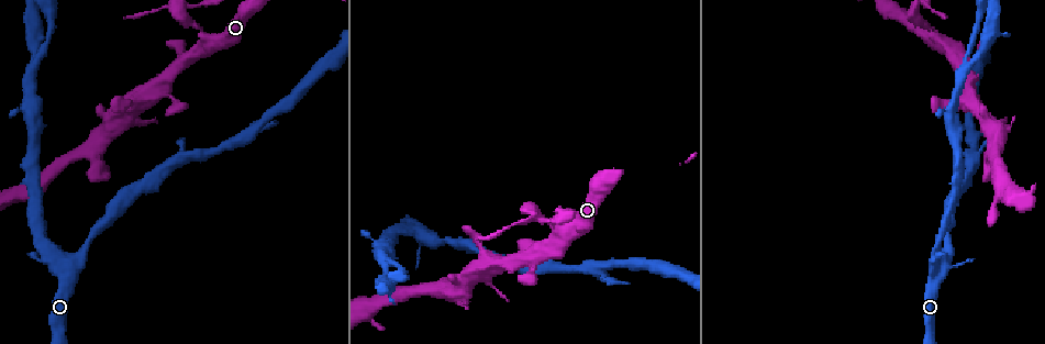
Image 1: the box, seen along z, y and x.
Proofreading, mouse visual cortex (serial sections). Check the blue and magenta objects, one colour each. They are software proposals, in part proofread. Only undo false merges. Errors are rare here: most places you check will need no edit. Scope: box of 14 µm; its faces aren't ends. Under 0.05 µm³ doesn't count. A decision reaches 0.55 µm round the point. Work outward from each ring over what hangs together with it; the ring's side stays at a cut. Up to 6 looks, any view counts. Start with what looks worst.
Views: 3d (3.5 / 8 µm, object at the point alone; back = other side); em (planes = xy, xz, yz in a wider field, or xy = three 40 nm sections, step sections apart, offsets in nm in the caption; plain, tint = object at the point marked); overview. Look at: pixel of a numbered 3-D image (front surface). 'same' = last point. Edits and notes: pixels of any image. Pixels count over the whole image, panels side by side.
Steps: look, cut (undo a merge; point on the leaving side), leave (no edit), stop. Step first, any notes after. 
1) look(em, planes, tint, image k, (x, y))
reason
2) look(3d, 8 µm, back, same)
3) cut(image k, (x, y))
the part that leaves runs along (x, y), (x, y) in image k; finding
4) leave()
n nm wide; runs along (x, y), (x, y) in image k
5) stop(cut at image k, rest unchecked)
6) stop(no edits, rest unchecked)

look(3d, 8 µm, image 1, (559, 230))

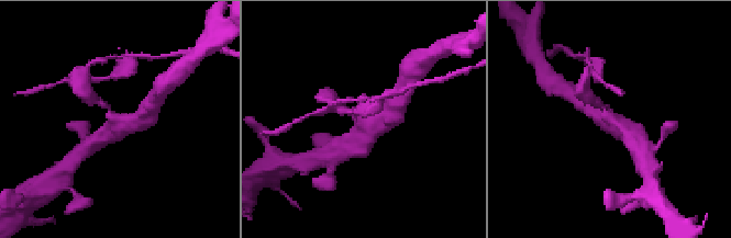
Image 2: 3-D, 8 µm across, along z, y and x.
look(3d, 3.5 µm, image 2, (361, 127))
zoom in

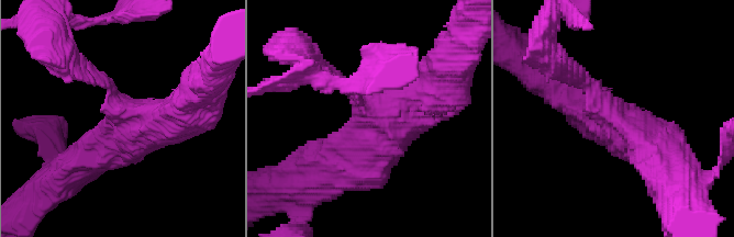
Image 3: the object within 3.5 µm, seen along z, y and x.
look(em, xy, step 3, tint, image 3, (371, 112))
3 arms; arms of 150, 600, 600 nm; shape alone is not enough

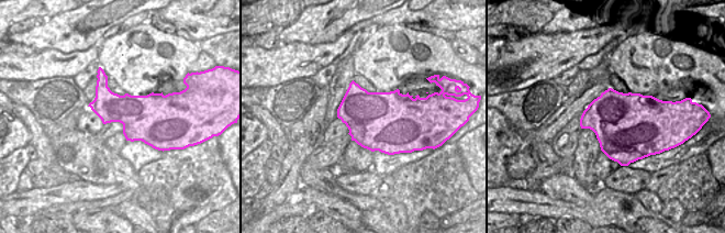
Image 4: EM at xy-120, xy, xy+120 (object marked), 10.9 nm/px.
cut(image 3, (81, 74))
650 nm wide; the part that leaves runs along (109, 85), (58, 58), (54, 27) in image 3; a second cell is stuck on

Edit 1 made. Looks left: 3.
look(3d, 3.5 µm, image 1, (963, 69))
three arms meet

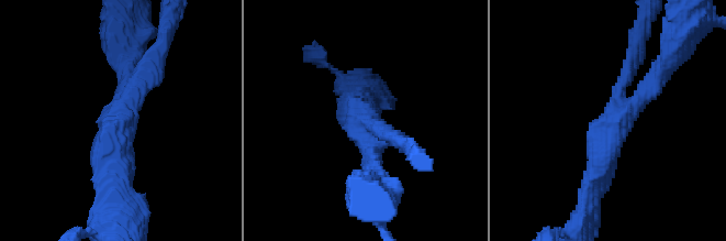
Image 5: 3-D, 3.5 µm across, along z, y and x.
look(em, xy, step 3, tint, image 5, (618, 112))
3 arms; arms of 200, 250, 400 nm

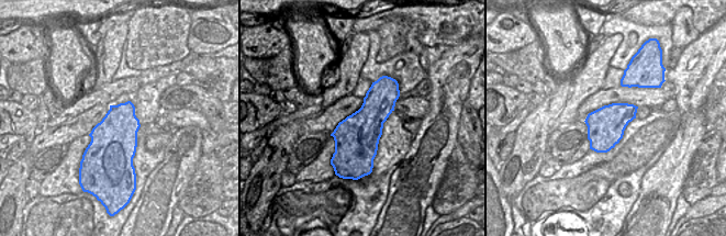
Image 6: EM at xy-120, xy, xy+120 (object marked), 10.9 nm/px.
leave()
runs along (596, 182), (616, 117), (669, 59) in image 5; continuous, no second cell

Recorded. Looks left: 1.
stop(cut at image 3, rest unchecked)

